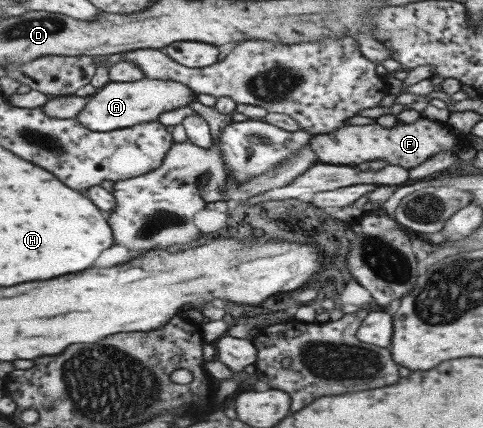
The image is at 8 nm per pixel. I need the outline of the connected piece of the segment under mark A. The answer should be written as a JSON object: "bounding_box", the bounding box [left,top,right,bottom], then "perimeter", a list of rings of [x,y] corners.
{"bounding_box":[75,78,196,132],"perimeter":[[[142,78],[140,81],[130,81],[130,82],[108,82],[103,88],[96,91],[94,95],[90,97],[87,101],[87,105],[76,114],[75,119],[78,119],[78,123],[82,127],[88,127],[90,131],[100,131],[108,132],[115,129],[124,129],[132,127],[136,124],[156,121],[159,119],[161,113],[168,112],[170,110],[175,110],[177,108],[188,107],[190,103],[193,103],[196,99],[196,93],[178,83],[178,81],[164,81],[164,79],[150,79]]]}

